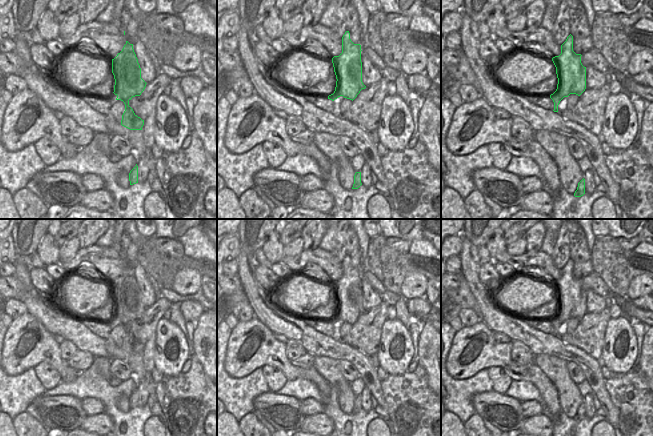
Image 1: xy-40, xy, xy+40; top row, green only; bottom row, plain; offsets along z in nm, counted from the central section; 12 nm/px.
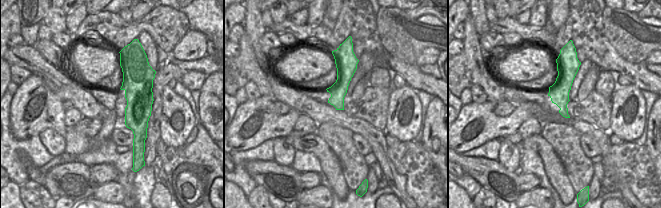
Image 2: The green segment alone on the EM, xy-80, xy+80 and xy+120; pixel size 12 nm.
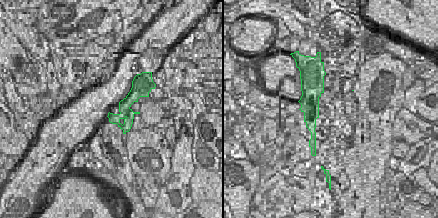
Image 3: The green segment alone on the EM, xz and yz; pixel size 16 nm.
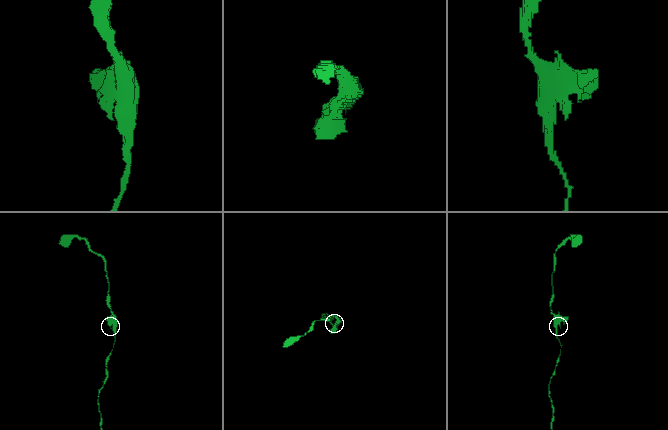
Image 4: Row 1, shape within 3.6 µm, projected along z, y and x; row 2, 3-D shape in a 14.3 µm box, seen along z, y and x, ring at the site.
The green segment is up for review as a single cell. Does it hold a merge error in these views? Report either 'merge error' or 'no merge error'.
merge error

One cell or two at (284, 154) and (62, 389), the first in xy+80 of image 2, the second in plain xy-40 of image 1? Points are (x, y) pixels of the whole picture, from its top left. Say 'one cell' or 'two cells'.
two cells

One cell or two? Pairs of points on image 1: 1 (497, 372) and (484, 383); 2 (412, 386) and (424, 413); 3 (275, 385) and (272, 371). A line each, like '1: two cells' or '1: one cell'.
1: two cells
2: one cell
3: one cell

